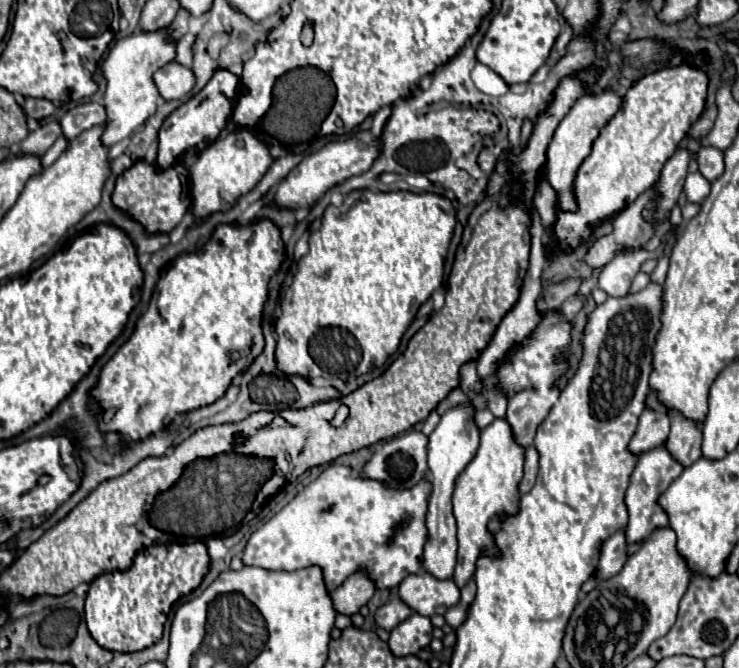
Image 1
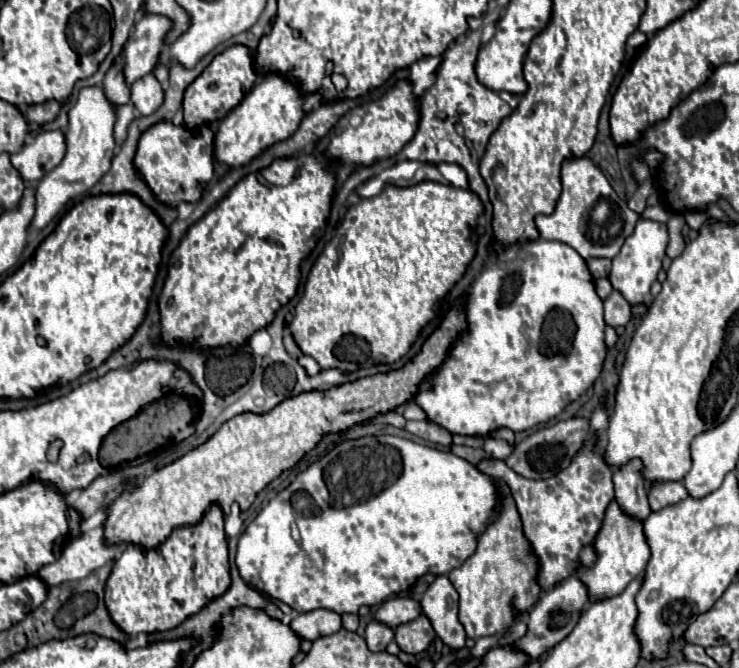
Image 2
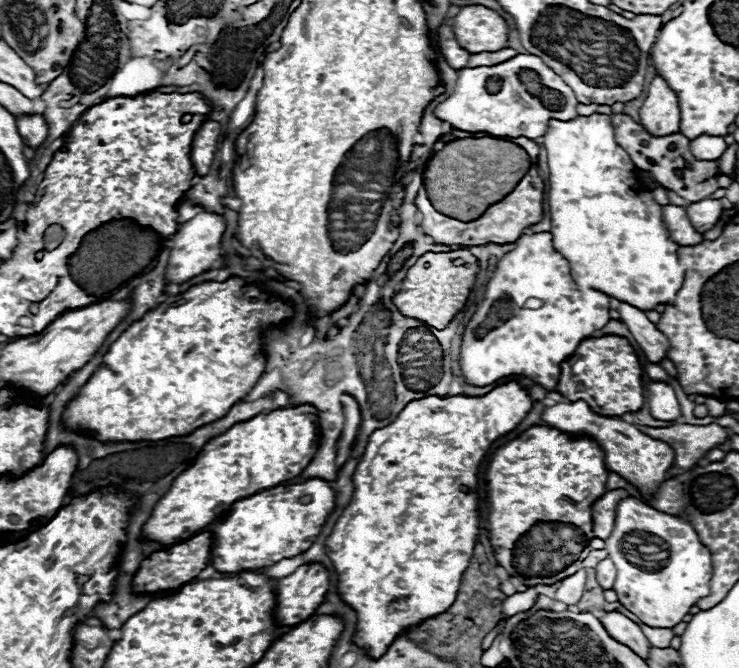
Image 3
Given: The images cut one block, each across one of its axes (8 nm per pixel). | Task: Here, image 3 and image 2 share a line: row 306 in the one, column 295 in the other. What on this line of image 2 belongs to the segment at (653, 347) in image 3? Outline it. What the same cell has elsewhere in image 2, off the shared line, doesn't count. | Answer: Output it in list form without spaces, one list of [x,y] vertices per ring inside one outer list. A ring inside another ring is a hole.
[[[312,610],[308,614],[298,614],[290,622],[290,628],[300,640],[314,642],[316,638],[322,638],[322,636],[328,636],[328,634],[334,634],[336,630],[340,630],[342,620],[336,612]]]

